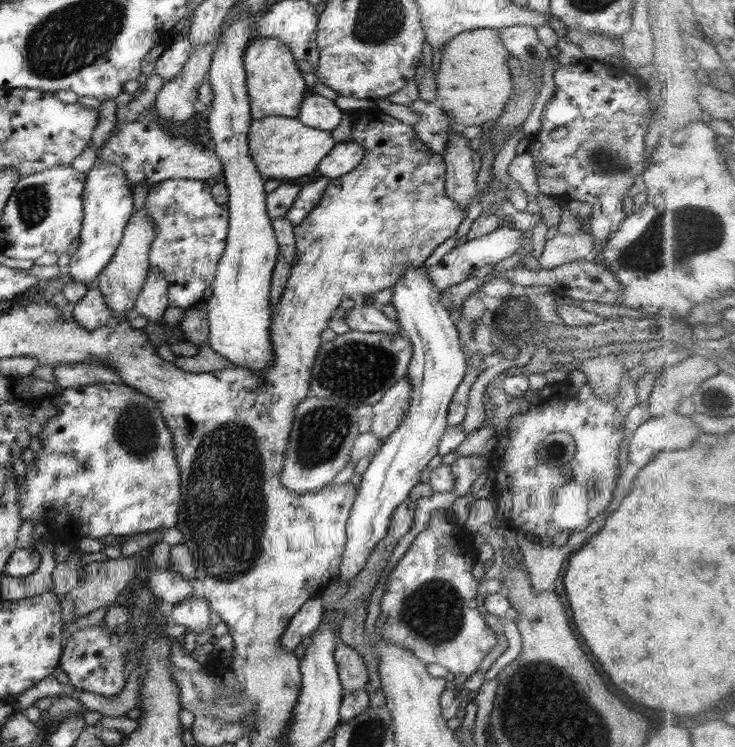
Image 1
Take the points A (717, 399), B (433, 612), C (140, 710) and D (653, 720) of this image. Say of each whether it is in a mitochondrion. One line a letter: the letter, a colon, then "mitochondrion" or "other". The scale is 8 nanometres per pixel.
A: mitochondrion
B: mitochondrion
C: other
D: other

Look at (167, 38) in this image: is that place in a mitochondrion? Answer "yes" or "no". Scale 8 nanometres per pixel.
no

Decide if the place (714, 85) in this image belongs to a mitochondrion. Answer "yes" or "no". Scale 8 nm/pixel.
no

